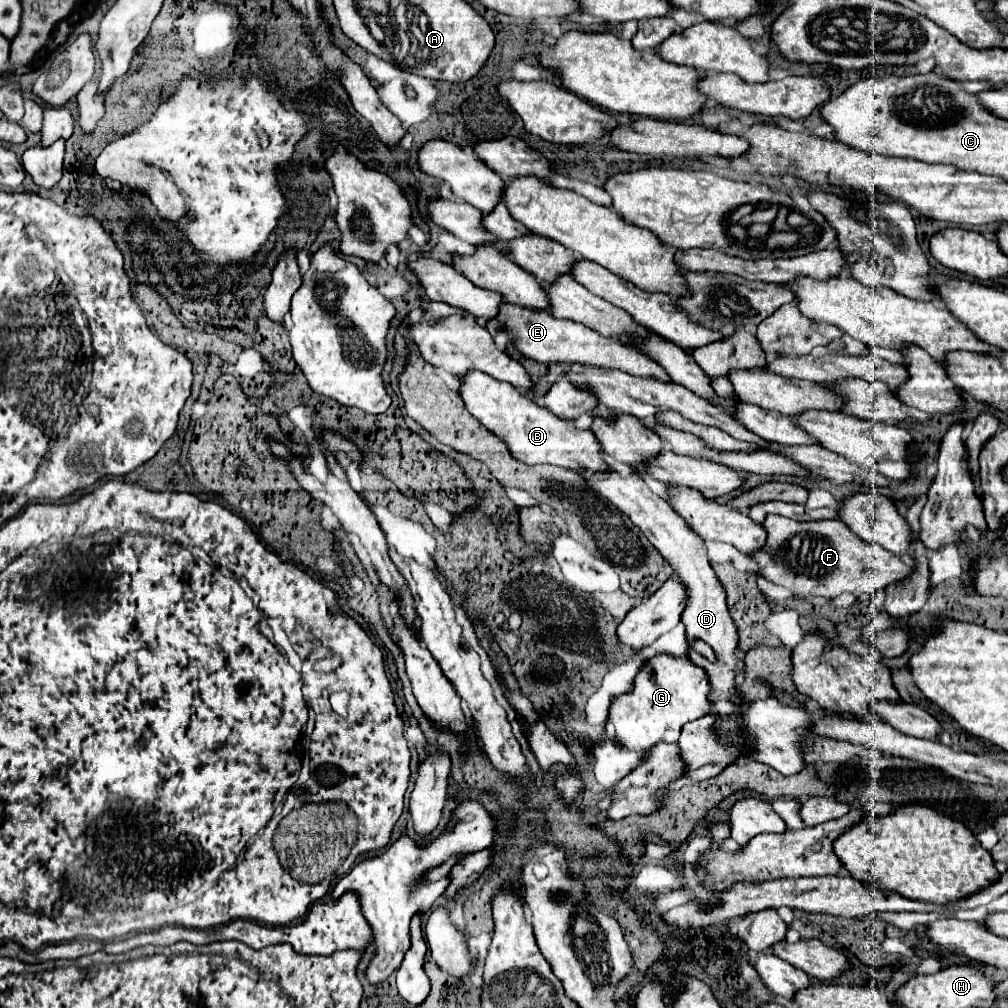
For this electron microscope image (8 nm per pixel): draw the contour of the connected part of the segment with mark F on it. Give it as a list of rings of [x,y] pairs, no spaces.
[[[768,516],[764,528],[770,540],[766,540],[766,548],[758,556],[752,556],[760,564],[762,576],[806,600],[832,600],[844,592],[856,598],[876,594],[914,572],[914,566],[904,564],[902,558],[858,540],[842,520],[794,522],[784,516]]]

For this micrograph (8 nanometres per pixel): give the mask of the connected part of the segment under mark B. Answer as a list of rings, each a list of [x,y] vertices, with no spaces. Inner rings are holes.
[[[472,372],[470,376],[462,378],[460,396],[466,402],[466,410],[494,436],[498,436],[508,446],[508,452],[524,464],[552,464],[582,474],[612,470],[602,460],[600,442],[590,428],[580,430],[576,428],[574,420],[562,420],[554,416],[550,410],[538,406],[528,396],[522,396],[522,392],[506,382],[498,382],[484,372]]]

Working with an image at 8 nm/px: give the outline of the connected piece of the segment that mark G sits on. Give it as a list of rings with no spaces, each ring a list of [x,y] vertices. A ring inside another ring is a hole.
[[[660,654],[652,658],[634,678],[634,690],[614,698],[608,714],[608,722],[614,724],[614,742],[628,750],[648,750],[658,742],[676,744],[684,724],[698,720],[710,712],[706,704],[706,692],[710,688],[706,672],[694,668],[688,656],[668,656]],[[644,668],[652,668],[654,674],[648,676]]]

